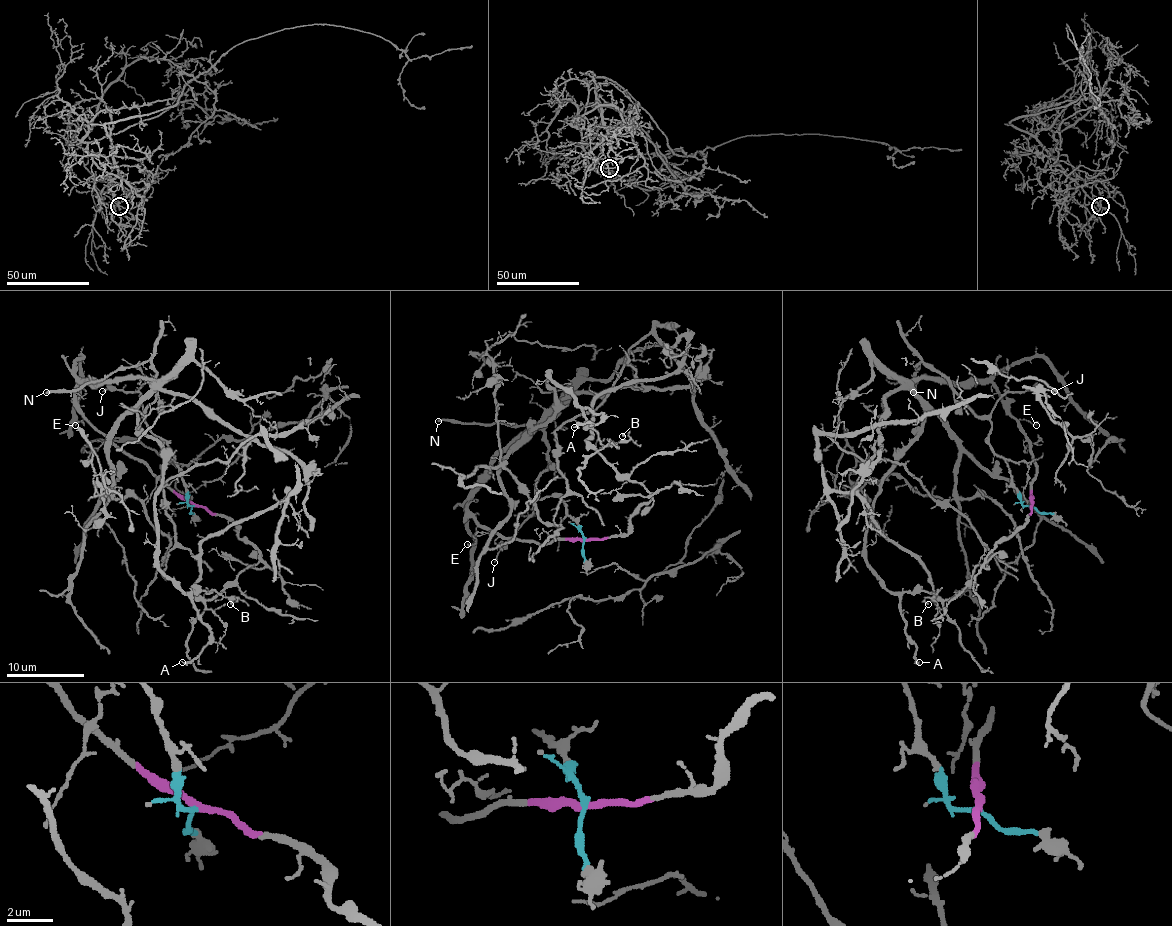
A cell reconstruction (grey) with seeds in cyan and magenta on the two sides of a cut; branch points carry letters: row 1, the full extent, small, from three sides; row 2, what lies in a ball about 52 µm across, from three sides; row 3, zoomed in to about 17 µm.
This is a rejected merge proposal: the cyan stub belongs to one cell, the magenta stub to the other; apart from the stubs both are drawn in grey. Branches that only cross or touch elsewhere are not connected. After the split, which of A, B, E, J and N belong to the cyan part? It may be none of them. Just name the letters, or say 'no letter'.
J, N

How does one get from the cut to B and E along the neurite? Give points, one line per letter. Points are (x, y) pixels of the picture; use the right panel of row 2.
B: (1031, 504), (1031, 441), (992, 387), (918, 379), (924, 428), (885, 476), (866, 564), (928, 603)
E: (1031, 504), (1035, 465), (1031, 441), (1018, 422), (1037, 422), (1035, 426)

